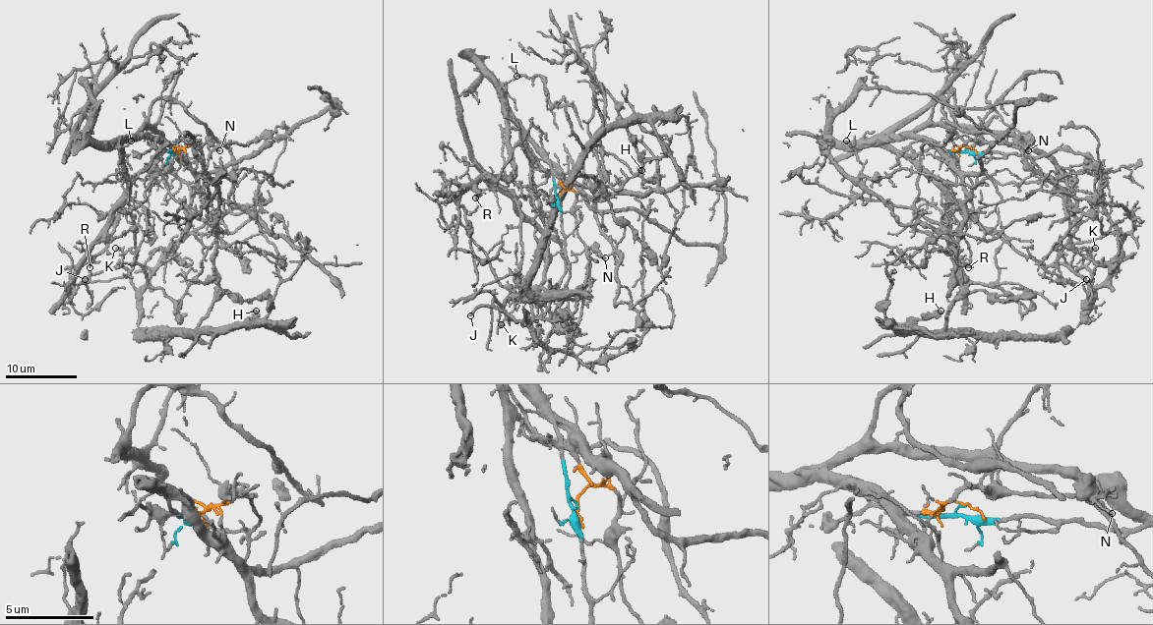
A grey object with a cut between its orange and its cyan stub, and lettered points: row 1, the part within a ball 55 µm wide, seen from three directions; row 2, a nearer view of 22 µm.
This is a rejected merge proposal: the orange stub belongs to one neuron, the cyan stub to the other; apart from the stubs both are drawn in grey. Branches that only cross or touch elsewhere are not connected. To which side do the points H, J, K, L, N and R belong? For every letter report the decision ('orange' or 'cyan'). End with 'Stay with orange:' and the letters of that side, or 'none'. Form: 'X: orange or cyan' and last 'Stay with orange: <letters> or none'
H: orange
J: orange
K: orange
L: cyan
N: orange
R: cyan
Stay with orange: H, J, K, N

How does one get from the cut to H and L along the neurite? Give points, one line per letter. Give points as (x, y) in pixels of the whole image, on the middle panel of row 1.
H: (558, 198), (576, 194), (586, 250), (569, 350), (525, 324), (547, 215), (608, 131), (625, 128), (642, 170)
L: (558, 198), (555, 192), (553, 169), (545, 154), (527, 137), (503, 90), (516, 76)

